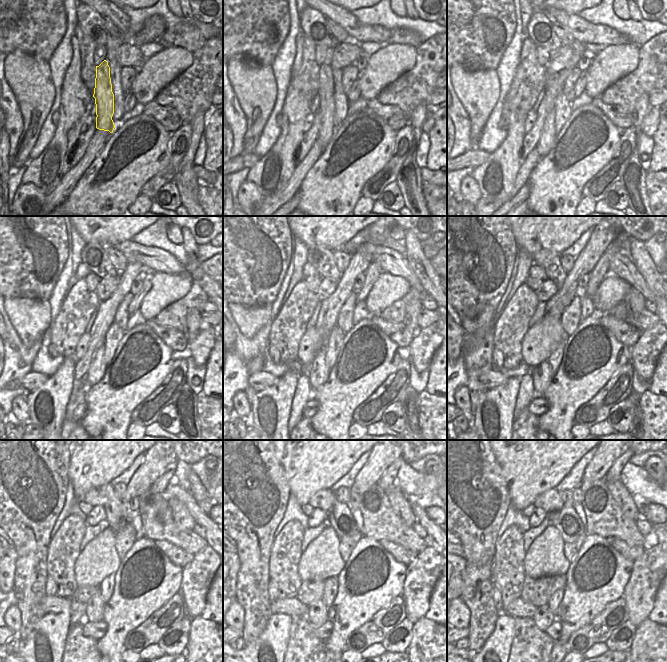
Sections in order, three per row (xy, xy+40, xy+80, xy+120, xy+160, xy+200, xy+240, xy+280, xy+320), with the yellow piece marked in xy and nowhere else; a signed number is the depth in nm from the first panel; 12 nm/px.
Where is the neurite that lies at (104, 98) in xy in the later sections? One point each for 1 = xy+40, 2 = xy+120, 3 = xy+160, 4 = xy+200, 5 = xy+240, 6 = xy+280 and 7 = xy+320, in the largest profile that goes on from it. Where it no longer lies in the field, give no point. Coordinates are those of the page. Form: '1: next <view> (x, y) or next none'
1: next xy+40 (326, 90)
2: next xy+120 (97, 369)
3: next xy+160 (318, 375)
4: next xy+200 (542, 375)
5: next xy+240 (94, 607)
6: next xy+280 (317, 615)
7: next xy+320 (543, 617)

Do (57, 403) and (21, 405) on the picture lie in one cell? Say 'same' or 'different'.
different

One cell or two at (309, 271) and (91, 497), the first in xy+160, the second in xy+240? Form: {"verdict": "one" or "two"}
{"verdict": "one"}

